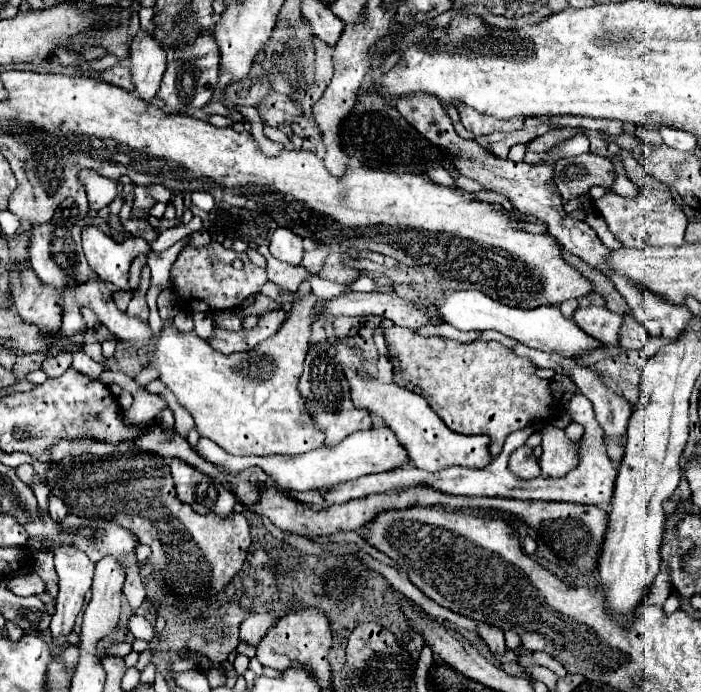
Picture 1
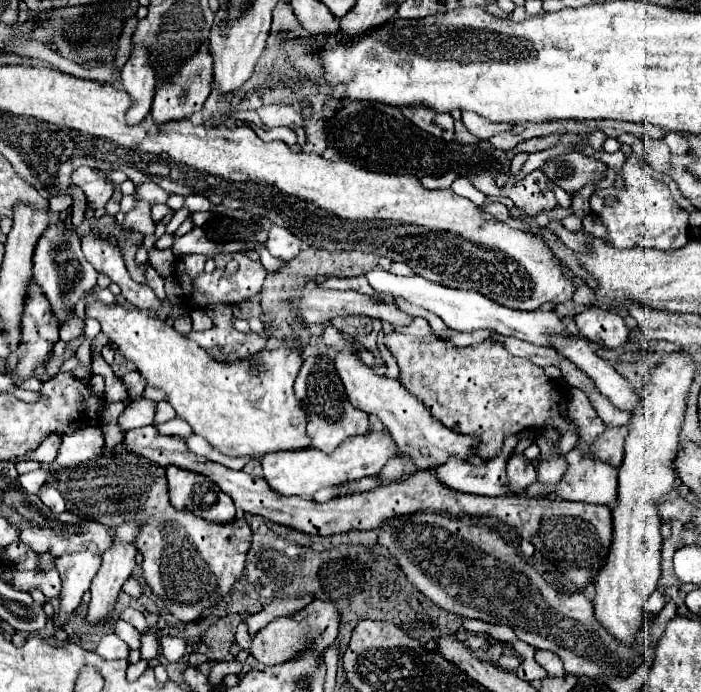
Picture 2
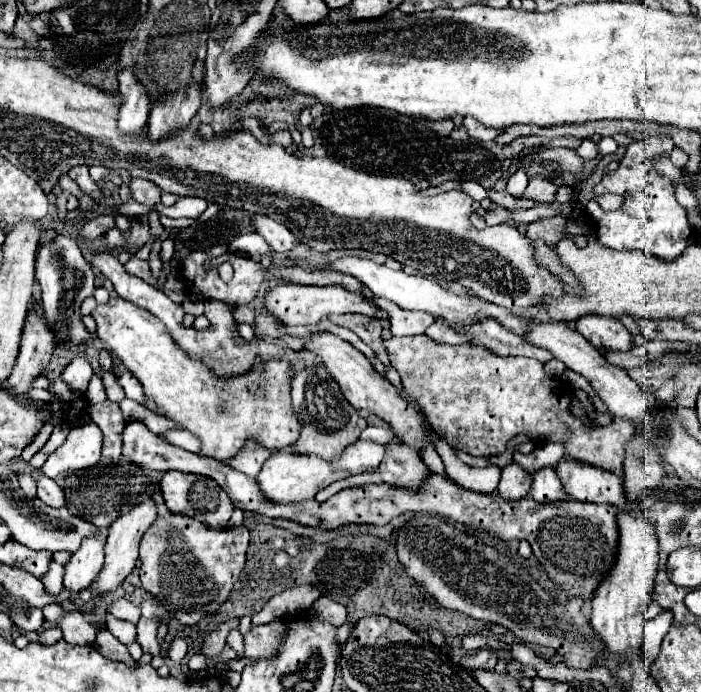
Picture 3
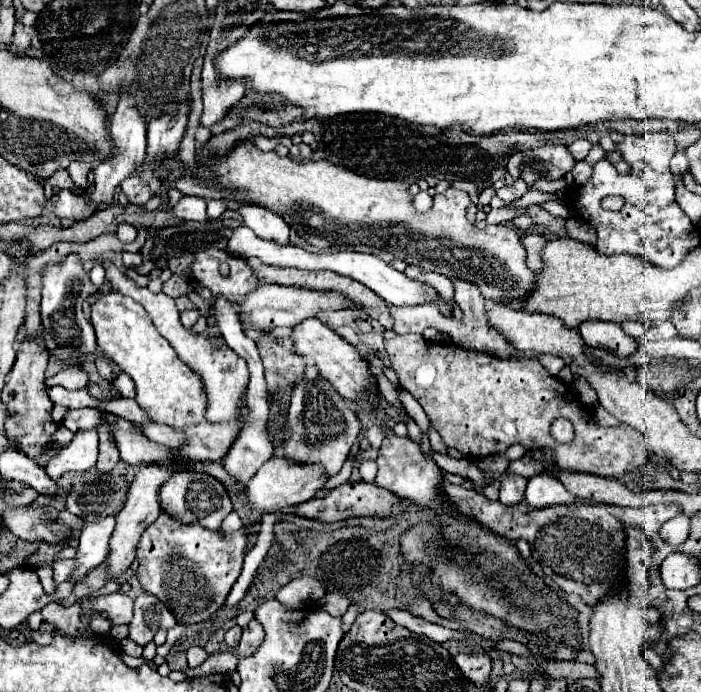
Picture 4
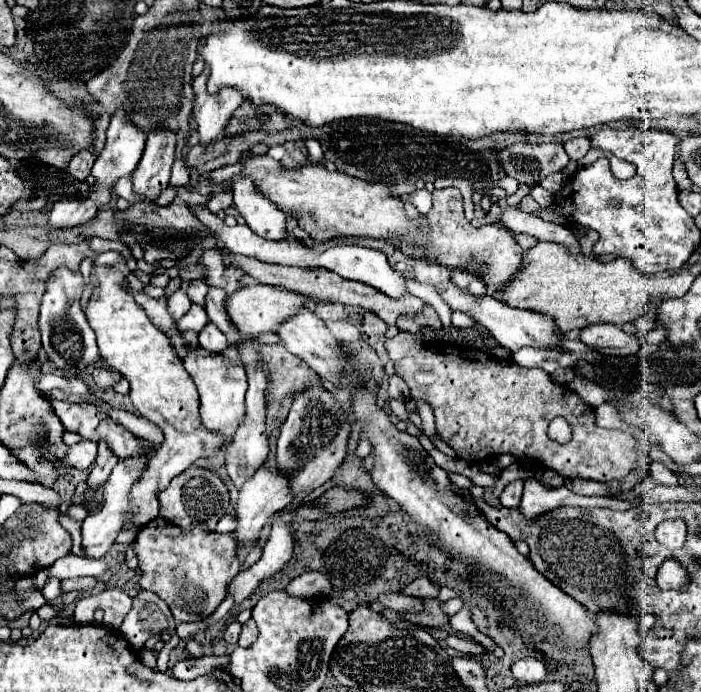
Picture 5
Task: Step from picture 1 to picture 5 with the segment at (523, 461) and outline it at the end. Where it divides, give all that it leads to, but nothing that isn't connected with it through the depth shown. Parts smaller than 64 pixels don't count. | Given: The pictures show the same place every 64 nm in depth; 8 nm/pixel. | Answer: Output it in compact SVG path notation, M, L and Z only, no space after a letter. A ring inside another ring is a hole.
M514 480L510 482L502 494L500 494L500 502L502 506L506 508L518 508L520 506L520 498L522 498L522 486L524 486L524 480Z

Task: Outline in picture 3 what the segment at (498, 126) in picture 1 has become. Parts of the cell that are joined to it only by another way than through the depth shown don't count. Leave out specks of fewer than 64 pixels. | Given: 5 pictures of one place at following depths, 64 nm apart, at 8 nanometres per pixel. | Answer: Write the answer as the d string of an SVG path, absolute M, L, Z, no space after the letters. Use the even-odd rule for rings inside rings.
M470 116L464 118L464 126L466 126L468 134L476 140L494 140L502 132L502 130L496 130L496 128L486 128L484 124L480 124L478 120L474 120Z

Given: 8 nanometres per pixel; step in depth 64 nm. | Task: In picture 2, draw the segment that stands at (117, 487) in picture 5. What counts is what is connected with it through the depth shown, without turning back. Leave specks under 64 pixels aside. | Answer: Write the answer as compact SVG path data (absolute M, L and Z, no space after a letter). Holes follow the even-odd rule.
M90 551L64 554L56 558L56 570L60 572L62 590L60 590L60 610L54 614L52 622L56 630L62 630L68 616L76 612L82 602L84 592L88 592L92 576L101 566L101 556L94 556Z

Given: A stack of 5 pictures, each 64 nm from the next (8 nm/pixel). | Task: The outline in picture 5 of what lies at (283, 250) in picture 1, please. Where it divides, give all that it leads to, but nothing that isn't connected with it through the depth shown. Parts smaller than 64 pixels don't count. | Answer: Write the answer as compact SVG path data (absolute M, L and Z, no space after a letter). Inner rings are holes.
M240 178L232 186L234 204L246 224L258 236L266 240L284 240L286 238L286 216L278 210L270 200L266 200L260 192L256 192L250 180Z

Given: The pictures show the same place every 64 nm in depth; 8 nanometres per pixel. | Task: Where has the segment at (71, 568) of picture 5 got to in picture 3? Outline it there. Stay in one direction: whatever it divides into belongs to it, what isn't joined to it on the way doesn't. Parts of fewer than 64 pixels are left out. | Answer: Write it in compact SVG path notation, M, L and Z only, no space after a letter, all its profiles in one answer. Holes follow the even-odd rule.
M52 560L52 562L50 562L50 568L48 568L48 572L46 572L46 576L40 578L42 584L44 584L44 588L46 588L46 592L48 592L50 596L58 596L60 586L62 586L62 576L64 576L62 564L58 564L58 562Z

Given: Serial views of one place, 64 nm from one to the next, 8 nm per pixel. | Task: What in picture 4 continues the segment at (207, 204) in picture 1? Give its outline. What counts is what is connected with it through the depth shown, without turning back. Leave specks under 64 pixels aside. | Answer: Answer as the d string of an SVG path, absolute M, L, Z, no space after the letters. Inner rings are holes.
M182 196L172 208L172 214L178 214L178 218L182 220L198 220L198 222L206 222L207 216L207 203L202 198L194 198L194 196Z

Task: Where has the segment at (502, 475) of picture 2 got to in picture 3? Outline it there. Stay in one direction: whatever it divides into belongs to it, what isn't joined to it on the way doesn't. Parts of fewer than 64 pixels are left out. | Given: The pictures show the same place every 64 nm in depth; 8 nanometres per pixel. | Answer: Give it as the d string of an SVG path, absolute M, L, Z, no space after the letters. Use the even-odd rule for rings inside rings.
M442 440L436 442L436 448L442 454L448 480L452 480L454 484L458 484L466 490L480 492L480 494L494 494L498 490L502 468L498 468L498 466L486 466L486 468L466 466L464 462L458 460L458 456L454 454L454 448L450 448L450 444L446 444Z

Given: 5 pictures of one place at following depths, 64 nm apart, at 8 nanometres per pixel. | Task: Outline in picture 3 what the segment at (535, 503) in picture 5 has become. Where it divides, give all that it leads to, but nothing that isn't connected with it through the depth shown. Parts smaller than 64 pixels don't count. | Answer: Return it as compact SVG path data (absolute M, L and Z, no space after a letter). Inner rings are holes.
M544 466L534 474L530 496L538 502L556 502L556 500L568 498L555 472L555 467Z

